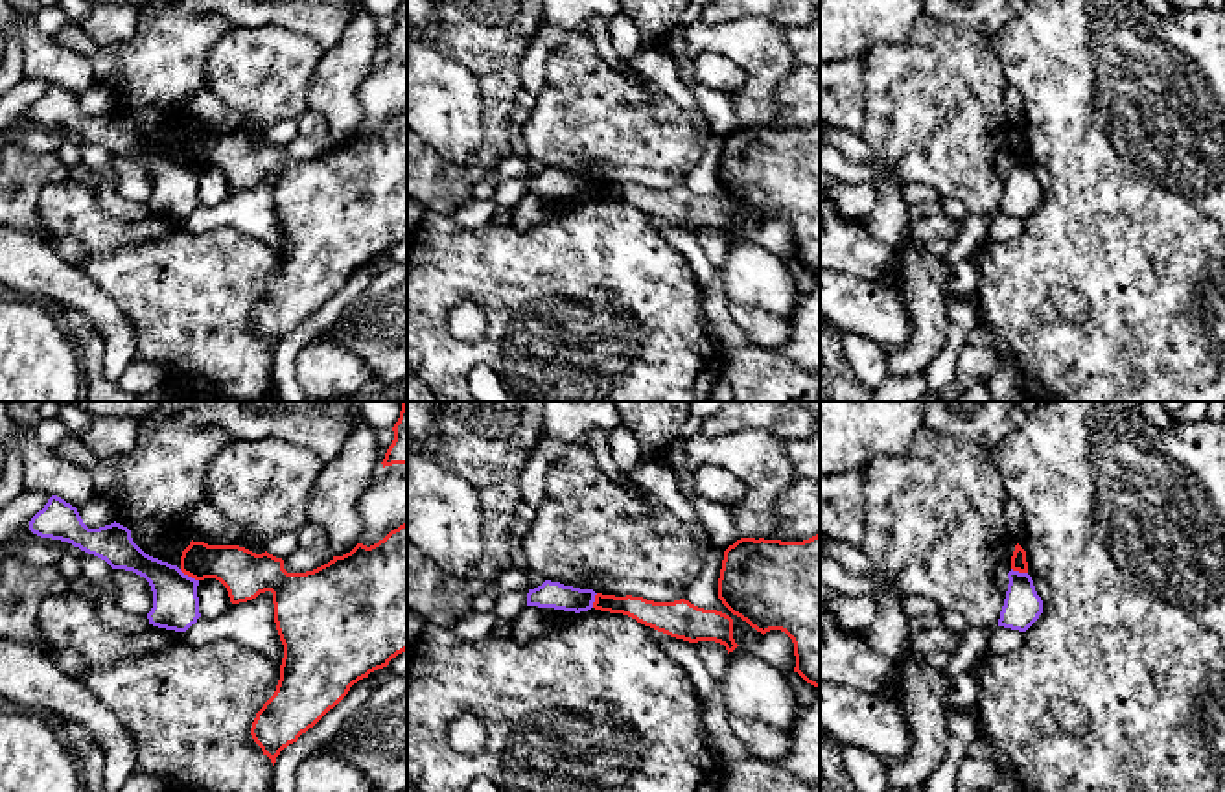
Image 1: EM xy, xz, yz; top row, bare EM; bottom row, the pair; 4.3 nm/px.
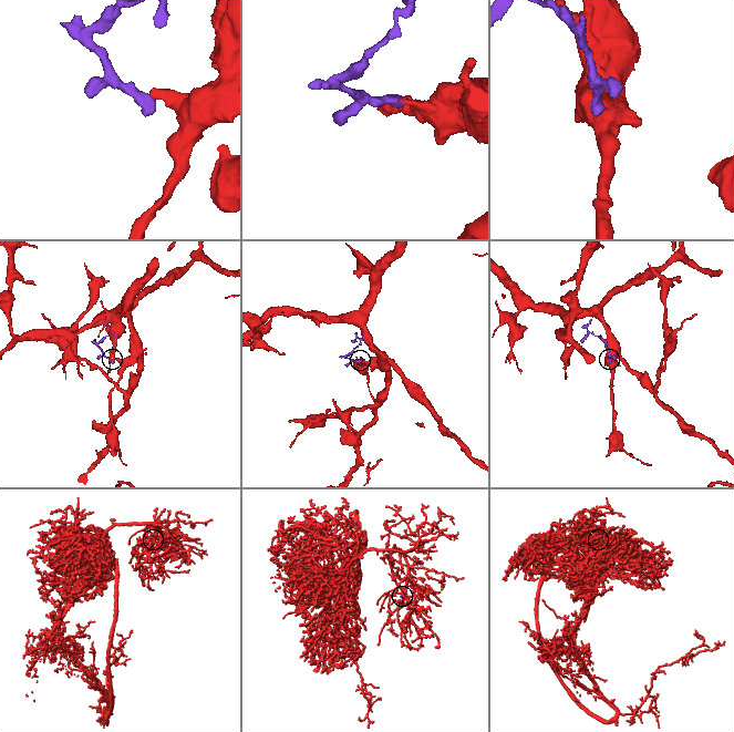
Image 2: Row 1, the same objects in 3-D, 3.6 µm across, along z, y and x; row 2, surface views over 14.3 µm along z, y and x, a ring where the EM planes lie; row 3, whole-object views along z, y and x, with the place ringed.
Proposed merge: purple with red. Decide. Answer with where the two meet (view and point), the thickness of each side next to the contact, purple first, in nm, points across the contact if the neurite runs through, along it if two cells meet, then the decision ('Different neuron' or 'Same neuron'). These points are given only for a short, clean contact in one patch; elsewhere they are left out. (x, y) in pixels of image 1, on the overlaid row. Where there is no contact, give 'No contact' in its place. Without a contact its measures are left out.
Touches purple at xy (186, 575). Thickness 200 nm (purple) against 200 nm. Boundary: xy (179, 570), (198, 581). Different neuron

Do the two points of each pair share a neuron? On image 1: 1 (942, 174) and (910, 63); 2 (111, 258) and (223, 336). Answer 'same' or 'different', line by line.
1: same
2: same

